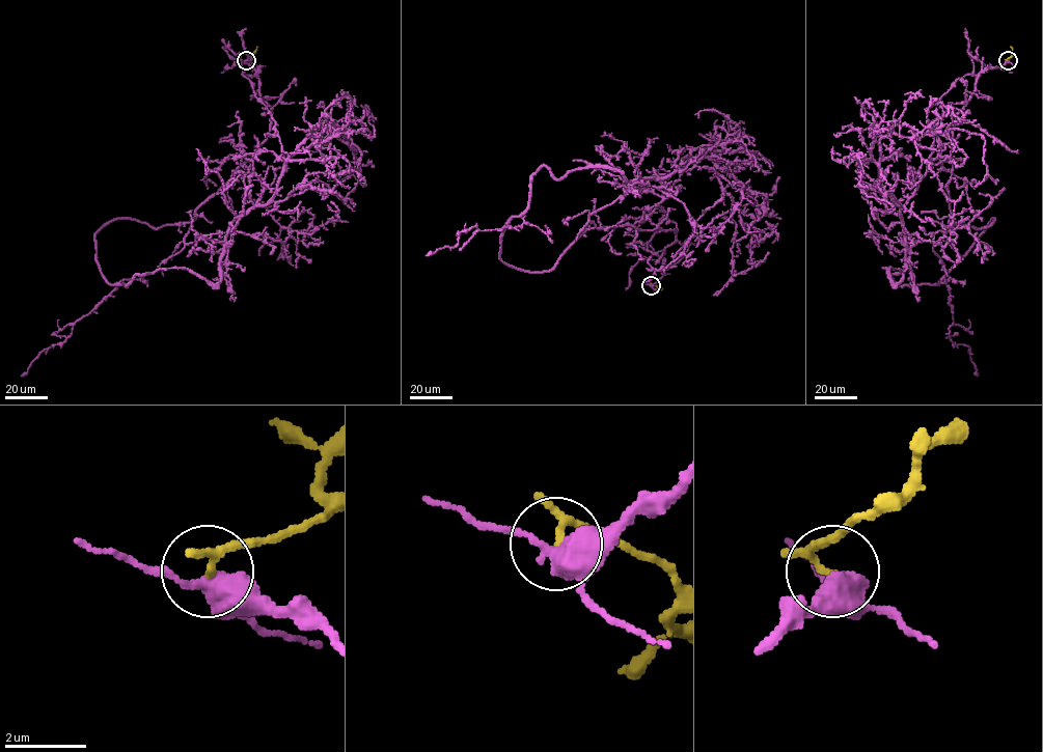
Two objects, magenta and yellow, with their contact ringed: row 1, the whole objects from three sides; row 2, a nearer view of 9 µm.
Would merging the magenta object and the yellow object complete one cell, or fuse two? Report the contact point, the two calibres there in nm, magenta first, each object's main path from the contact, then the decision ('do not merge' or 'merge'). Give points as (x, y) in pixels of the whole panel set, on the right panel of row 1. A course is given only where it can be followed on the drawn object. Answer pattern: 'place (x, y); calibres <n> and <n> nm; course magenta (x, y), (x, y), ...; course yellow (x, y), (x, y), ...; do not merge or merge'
place (1008, 60); calibres 480 and 140 nm; course magenta (1008, 61), (980, 73), (951, 155), (952, 223), (995, 218), (939, 283), (951, 340), (969, 347), (978, 376); course yellow (1007, 61), (1012, 56), (1011, 47); do not merge

